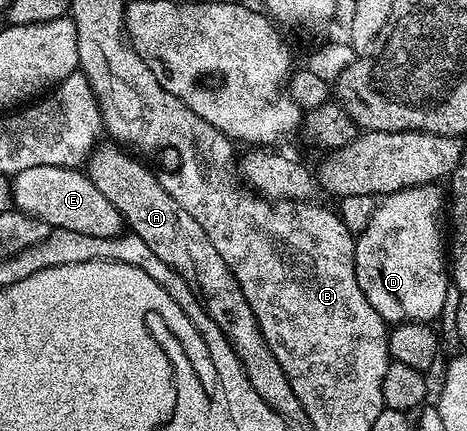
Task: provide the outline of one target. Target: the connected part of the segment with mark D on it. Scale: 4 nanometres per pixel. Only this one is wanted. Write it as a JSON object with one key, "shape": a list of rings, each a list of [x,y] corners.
{"shape":[[[439,183],[423,184],[413,188],[403,188],[383,197],[370,218],[370,226],[355,237],[356,277],[366,302],[374,306],[385,324],[428,324],[444,308],[450,292],[450,268],[446,263],[446,236],[440,233],[439,212],[446,208],[446,196],[440,193]]]}

